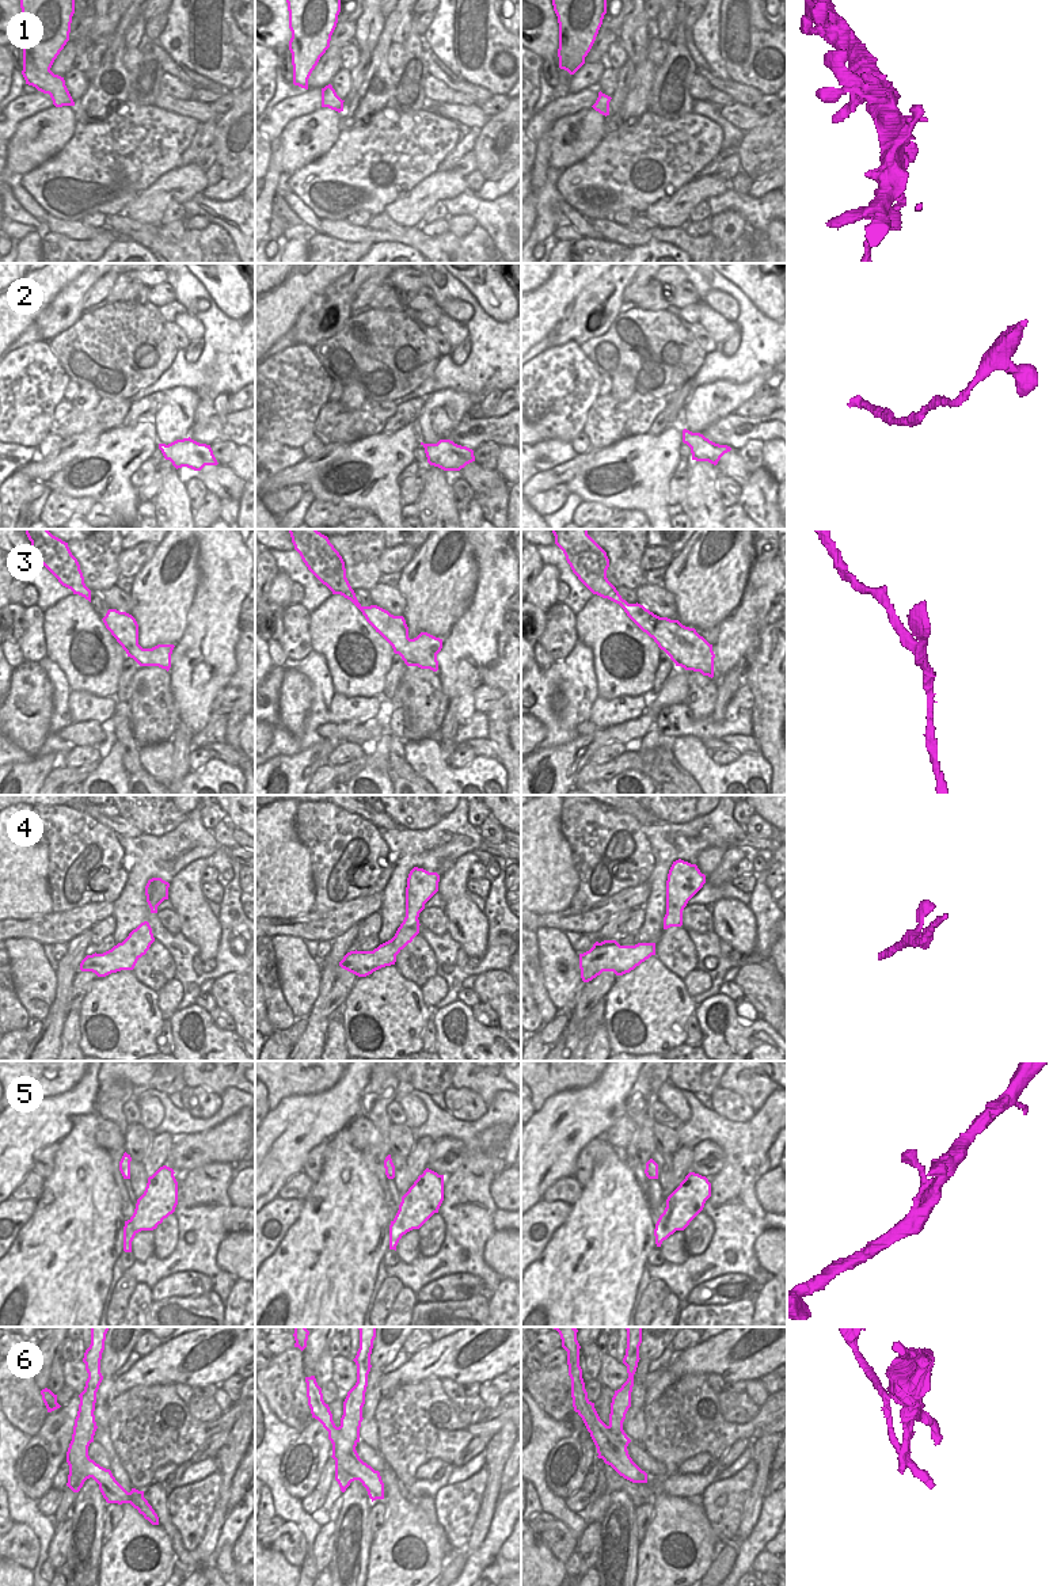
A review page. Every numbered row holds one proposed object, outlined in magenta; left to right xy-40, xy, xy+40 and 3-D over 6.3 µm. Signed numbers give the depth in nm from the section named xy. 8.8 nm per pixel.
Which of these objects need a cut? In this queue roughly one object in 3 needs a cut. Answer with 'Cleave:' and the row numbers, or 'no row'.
Cleave: 6

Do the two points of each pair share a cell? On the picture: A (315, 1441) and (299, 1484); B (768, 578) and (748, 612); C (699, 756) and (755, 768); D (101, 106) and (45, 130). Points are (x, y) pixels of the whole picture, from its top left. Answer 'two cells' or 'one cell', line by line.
A: one cell
B: one cell
C: one cell
D: two cells

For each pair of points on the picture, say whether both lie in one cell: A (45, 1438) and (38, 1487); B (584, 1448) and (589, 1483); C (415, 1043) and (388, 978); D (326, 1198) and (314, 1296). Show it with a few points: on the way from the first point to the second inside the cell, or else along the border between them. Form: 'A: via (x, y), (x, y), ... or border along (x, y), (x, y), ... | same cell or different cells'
A: via (54, 1451), (57, 1455), (49, 1463), (45, 1475) | same cell
B: border along (596, 1456), (580, 1488) | different cells
C: via (399, 1029), (388, 1018), (388, 995) | same cell
D: via (326, 1223), (326, 1229), (322, 1233), (322, 1271) | same cell

